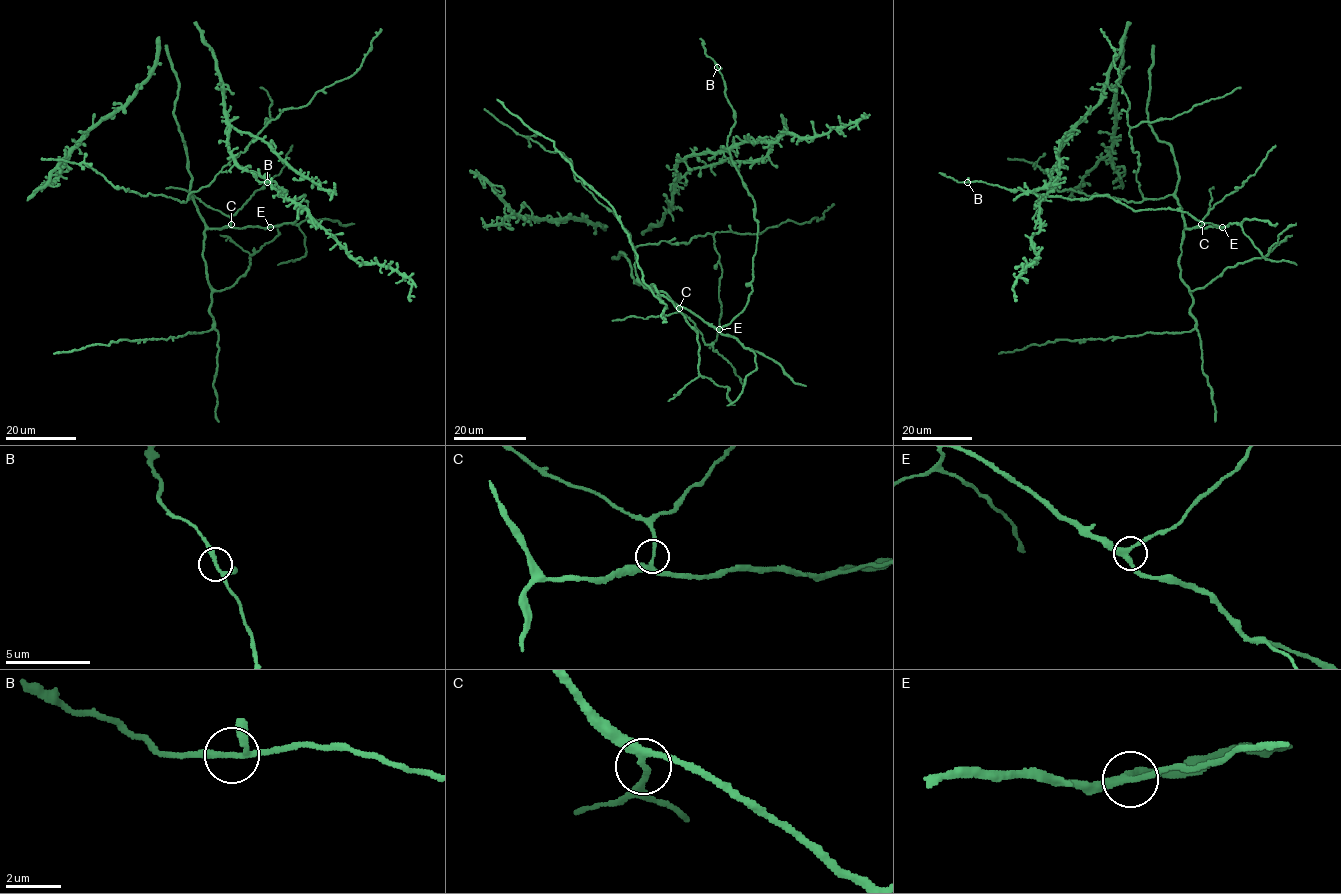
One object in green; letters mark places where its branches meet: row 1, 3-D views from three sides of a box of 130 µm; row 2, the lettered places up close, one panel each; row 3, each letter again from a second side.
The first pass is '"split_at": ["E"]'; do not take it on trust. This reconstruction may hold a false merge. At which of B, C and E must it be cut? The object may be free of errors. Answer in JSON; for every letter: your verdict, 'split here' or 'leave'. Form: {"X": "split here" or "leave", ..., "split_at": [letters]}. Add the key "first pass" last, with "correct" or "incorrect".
{"B": "leave", "C": "leave", "E": "leave", "split_at": [], "first pass": "incorrect"}

